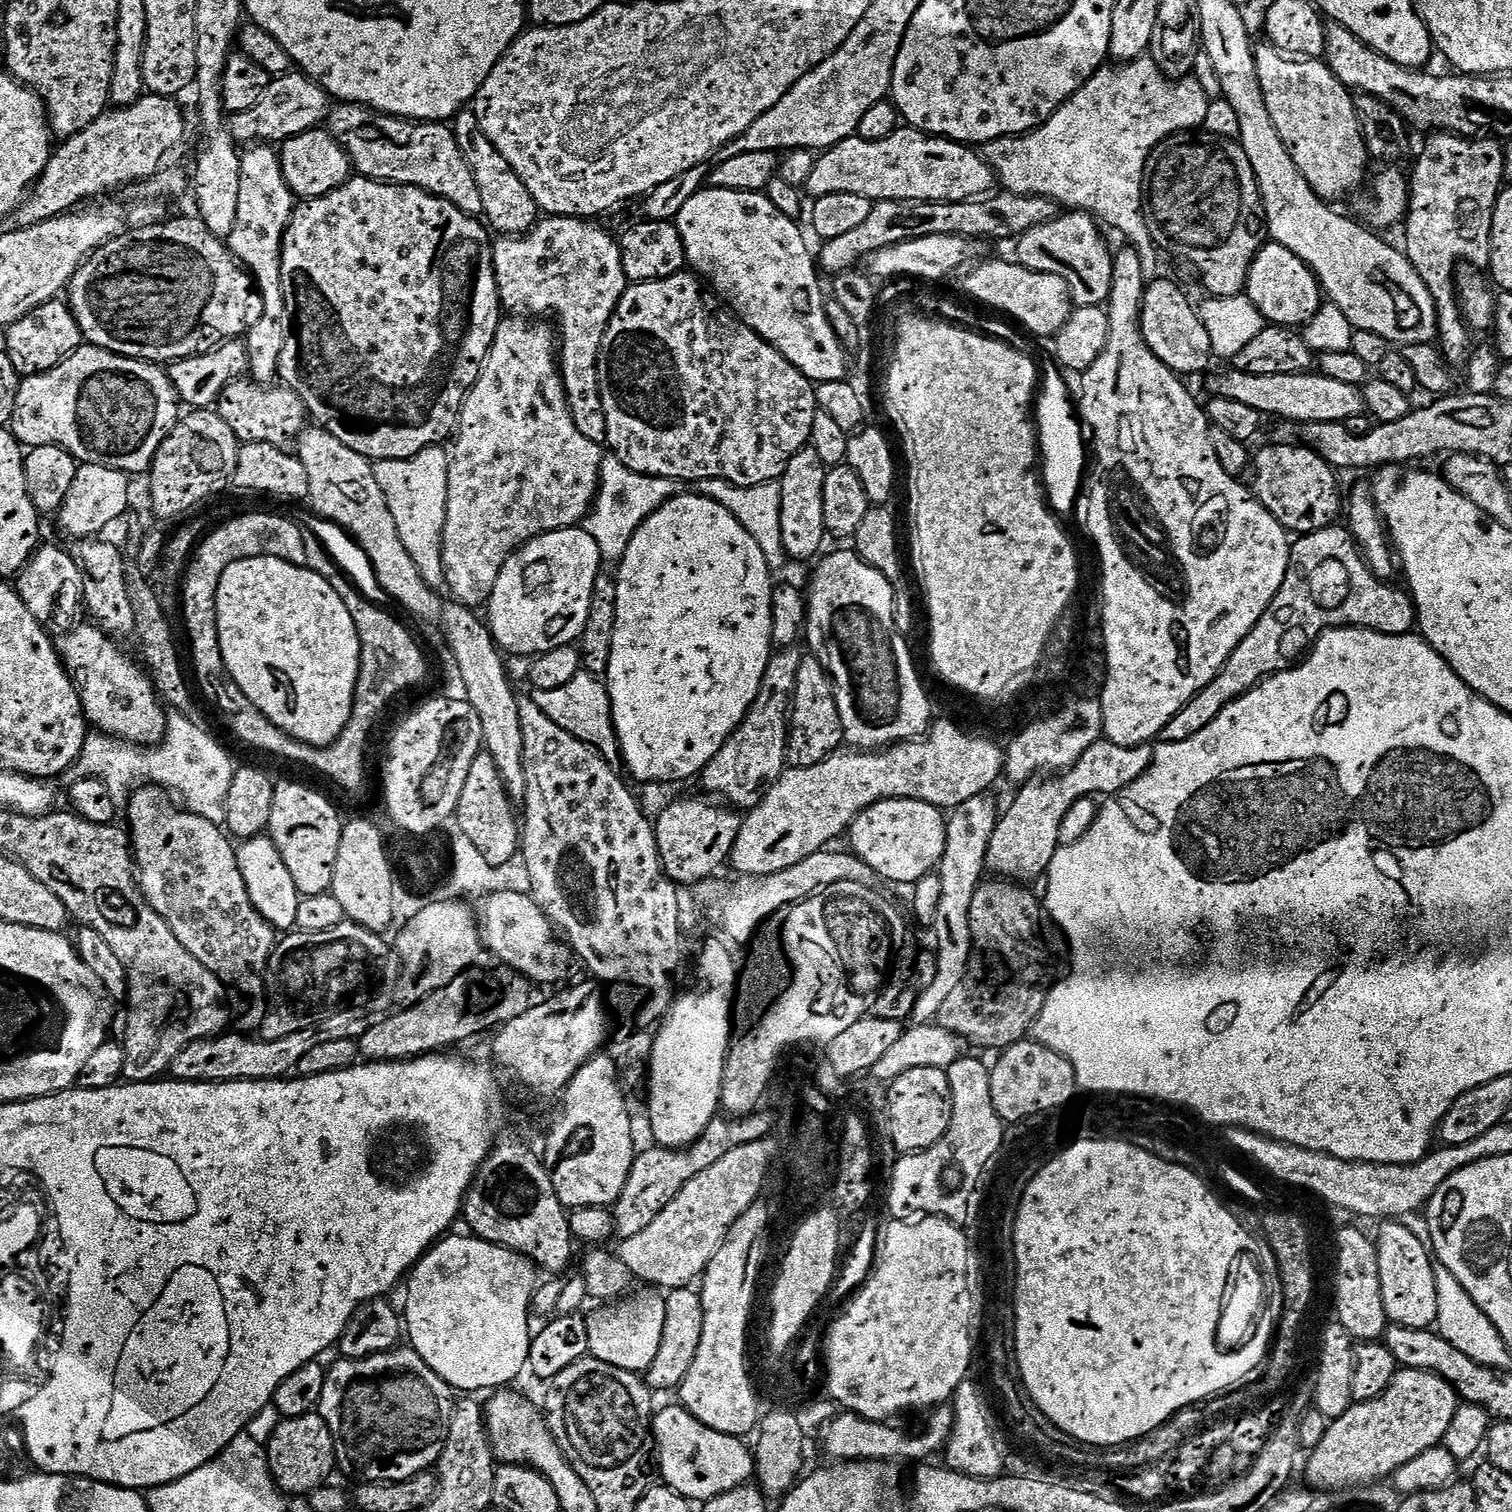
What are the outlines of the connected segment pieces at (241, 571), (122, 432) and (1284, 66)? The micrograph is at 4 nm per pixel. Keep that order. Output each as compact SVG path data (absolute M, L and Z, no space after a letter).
M263 556L262 558L246 558L242 562L234 562L226 566L226 574L222 574L222 582L218 582L218 594L216 595L216 617L218 618L218 638L222 646L222 658L228 667L228 673L238 682L242 694L266 714L272 722L290 734L295 740L301 740L304 744L310 744L315 748L326 748L333 744L342 734L342 730L350 722L352 707L358 695L358 685L360 684L360 639L358 630L354 626L354 618L342 602L338 590L330 586L326 578L322 578L319 571L308 569L308 566L291 564L278 558Z
M81 346L58 366L21 379L10 431L28 450L38 446L58 446L68 449L80 464L97 464L119 472L144 474L151 469L158 446L162 446L170 430L174 430L181 415L182 401L167 371L159 363L119 356L105 348Z
M1264 42L1256 48L1258 80L1266 98L1266 108L1270 110L1270 118L1274 118L1274 126L1278 126L1278 138L1282 138L1286 150L1290 150L1290 158L1294 158L1294 166L1298 166L1302 178L1310 182L1323 200L1337 202L1363 184L1370 161L1353 93L1328 69L1327 63L1316 58L1283 60L1280 56L1283 56L1281 49L1273 48L1271 43Z

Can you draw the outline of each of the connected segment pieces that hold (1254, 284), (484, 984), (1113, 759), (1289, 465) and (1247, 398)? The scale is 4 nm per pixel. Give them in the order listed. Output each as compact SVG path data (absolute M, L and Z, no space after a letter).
M1265 246L1260 249L1259 256L1256 256L1252 263L1250 298L1259 307L1265 321L1292 322L1288 320L1304 320L1303 322L1310 322L1314 318L1318 305L1321 303L1322 289L1316 275L1309 272L1306 262L1302 262L1302 258L1298 258L1298 254L1290 254L1290 250L1279 246Z
M497 963L496 968L473 967L459 976L455 976L447 987L428 997L419 1008L411 1012L401 1012L384 1024L361 1036L358 1043L360 1054L365 1061L411 1060L418 1056L439 1053L448 1050L451 1044L460 1044L463 1040L472 1040L483 1032L491 1033L514 1018L526 1014L530 1006L528 1000L528 977Z
M1101 742L1090 746L1074 766L1063 769L1059 774L1048 774L1043 778L1033 778L1019 785L1012 808L1003 809L996 821L996 833L990 838L987 871L1003 874L1013 882L1032 882L1036 872L1043 873L1051 862L1054 850L1061 847L1060 818L1066 814L1076 800L1089 799L1092 792L1112 794L1117 791L1116 779L1120 776L1120 756L1122 749L1116 744Z
M1268 444L1254 452L1250 464L1250 491L1258 503L1274 514L1285 532L1315 534L1323 528L1333 527L1339 516L1341 519L1342 500L1340 504L1340 492L1336 489L1338 472L1314 449L1297 444Z
M1229 368L1218 374L1211 373L1205 377L1208 394L1229 398L1230 401L1245 403L1246 406L1258 410L1262 416L1272 414L1298 424L1318 423L1343 420L1363 415L1365 406L1364 393L1360 388L1349 386L1346 382L1335 381L1319 372L1302 375L1276 374L1252 375L1235 368Z

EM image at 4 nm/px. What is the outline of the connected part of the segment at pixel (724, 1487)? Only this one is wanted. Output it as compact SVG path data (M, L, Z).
M673 1402L669 1408L662 1409L661 1412L659 1409L653 1415L652 1438L654 1452L658 1457L658 1472L660 1468L661 1474L664 1475L663 1483L689 1502L712 1500L716 1496L721 1496L723 1492L745 1487L753 1479L756 1471L753 1449L749 1445L747 1448L741 1437L710 1430L710 1426L698 1422L698 1418L694 1418L694 1414L676 1402Z

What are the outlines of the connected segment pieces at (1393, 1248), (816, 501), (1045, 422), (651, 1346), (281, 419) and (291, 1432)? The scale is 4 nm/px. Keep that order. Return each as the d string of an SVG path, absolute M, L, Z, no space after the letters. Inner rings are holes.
M1384 1222L1375 1237L1378 1274L1382 1278L1382 1302L1389 1321L1411 1328L1432 1328L1438 1314L1437 1265L1429 1245L1424 1244L1404 1222Z
M809 446L798 450L798 454L794 454L794 458L790 458L786 470L780 476L778 483L782 494L782 546L789 561L808 560L811 556L817 555L816 557L819 557L821 555L820 547L823 546L824 540L826 541L824 531L826 514L823 513L822 504L822 486L824 485L825 471L822 458L818 458L818 450L814 450Z
M1050 368L1046 372L1046 378L1042 380L1042 402L1037 403L1035 419L1037 425L1037 439L1041 458L1042 483L1045 487L1046 498L1052 510L1059 515L1073 510L1080 484L1084 476L1084 428L1075 412L1066 406L1066 382L1062 378L1063 373L1057 368Z
M633 1291L619 1302L597 1307L600 1309L593 1316L587 1317L588 1351L595 1360L627 1372L647 1373L650 1362L654 1362L658 1346L662 1344L662 1330L666 1326L666 1302L659 1291L644 1291L648 1292Z
M248 378L233 380L225 386L218 401L218 411L222 422L234 430L241 445L269 444L287 452L299 441L306 427L306 409L302 398L290 387L276 387L258 384Z
M307 1412L298 1418L281 1419L274 1430L270 1442L266 1445L268 1469L272 1471L272 1479L276 1487L289 1497L307 1497L315 1488L325 1487L337 1471L334 1437L330 1426L316 1412ZM292 1495L292 1496L291 1496Z

